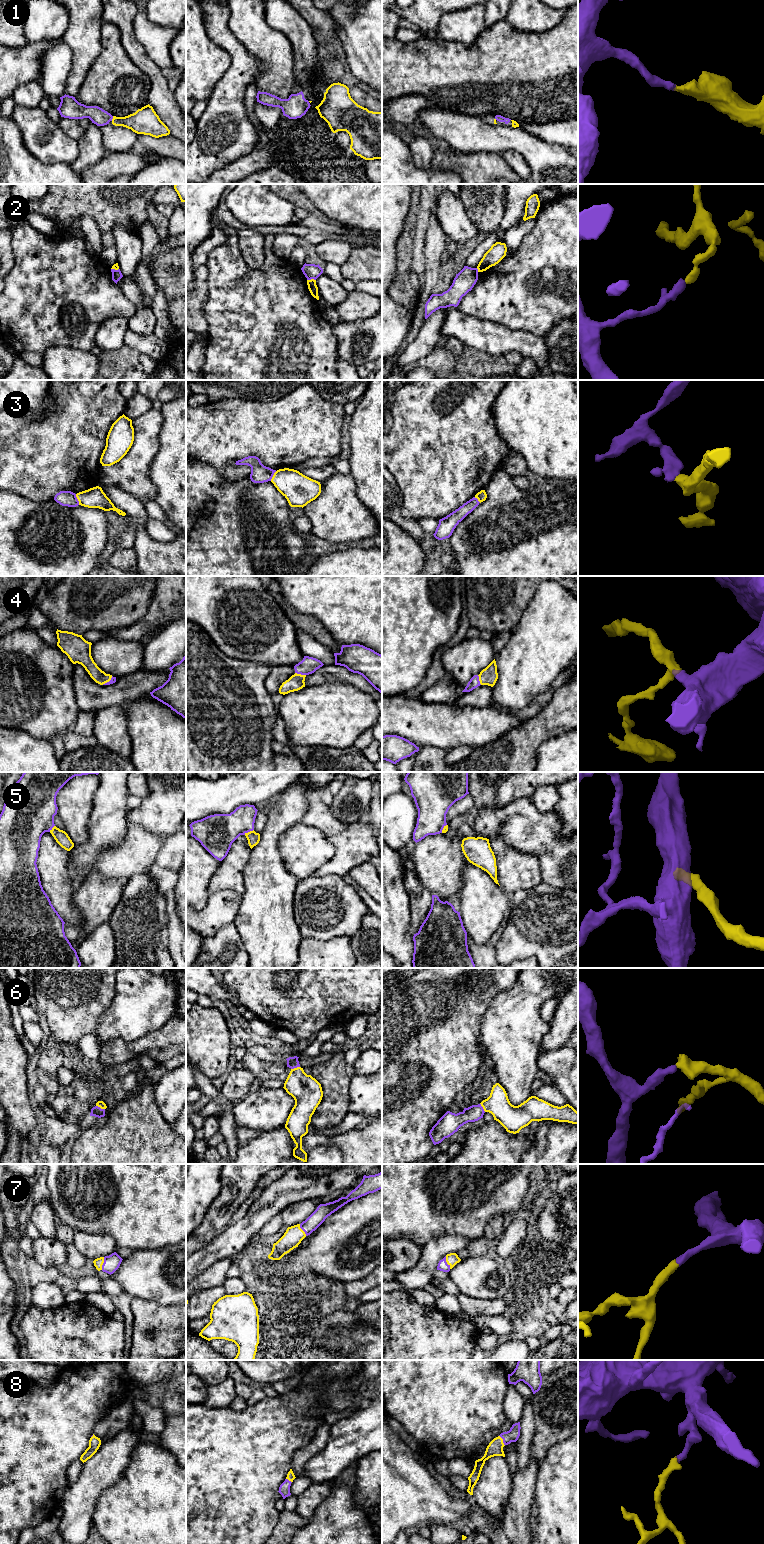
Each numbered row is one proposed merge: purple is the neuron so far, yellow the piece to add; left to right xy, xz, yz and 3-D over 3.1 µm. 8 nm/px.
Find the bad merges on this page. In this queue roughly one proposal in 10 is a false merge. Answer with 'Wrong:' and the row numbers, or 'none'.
Wrong: 2, 8

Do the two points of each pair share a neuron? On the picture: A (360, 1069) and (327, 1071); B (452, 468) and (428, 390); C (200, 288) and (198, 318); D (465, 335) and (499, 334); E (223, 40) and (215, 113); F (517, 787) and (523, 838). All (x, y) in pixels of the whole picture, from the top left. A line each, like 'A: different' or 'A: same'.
A: different
B: same
C: same
D: same
E: same
F: different

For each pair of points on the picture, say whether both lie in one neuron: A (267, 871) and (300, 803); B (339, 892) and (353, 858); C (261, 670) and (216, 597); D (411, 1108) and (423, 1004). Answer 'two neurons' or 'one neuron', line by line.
A: one neuron
B: two neurons
C: two neurons
D: one neuron

